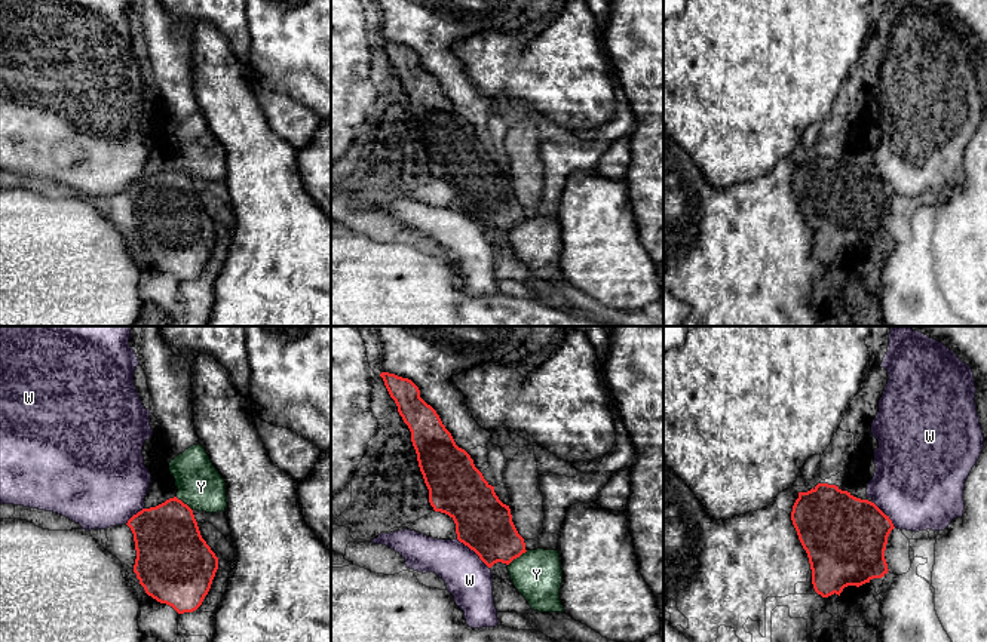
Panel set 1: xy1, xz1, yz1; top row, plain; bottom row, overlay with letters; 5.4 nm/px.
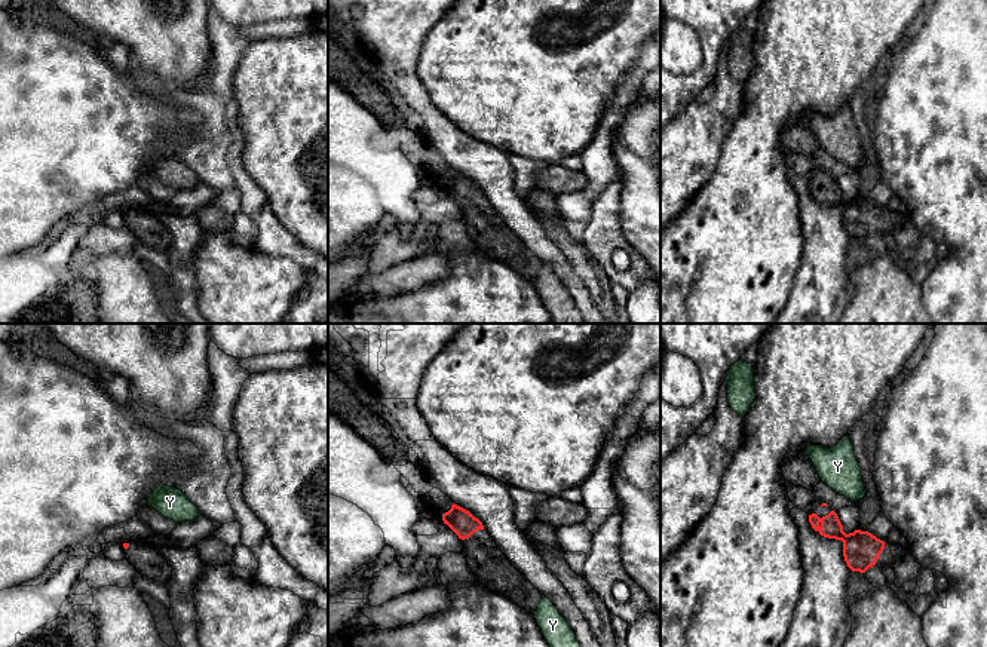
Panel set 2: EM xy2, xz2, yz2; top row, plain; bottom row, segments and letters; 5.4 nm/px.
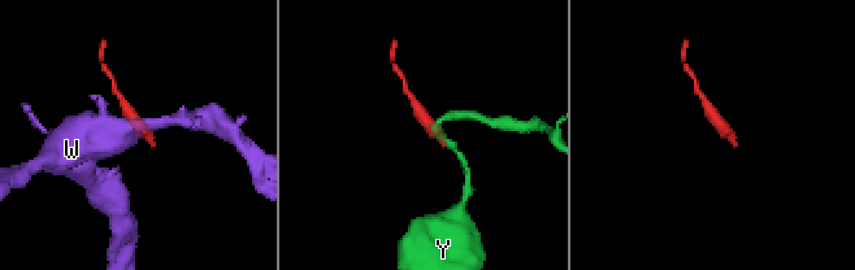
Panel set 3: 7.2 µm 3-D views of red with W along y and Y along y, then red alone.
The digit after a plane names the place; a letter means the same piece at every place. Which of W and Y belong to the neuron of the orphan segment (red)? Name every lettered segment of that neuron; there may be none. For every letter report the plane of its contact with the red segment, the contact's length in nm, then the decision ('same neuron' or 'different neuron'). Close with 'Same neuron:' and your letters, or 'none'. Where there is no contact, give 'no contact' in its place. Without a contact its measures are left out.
W: xz1 | 240 nm | different neuron
Y: xz1 | 140 nm | different neuron
Same neuron: none

